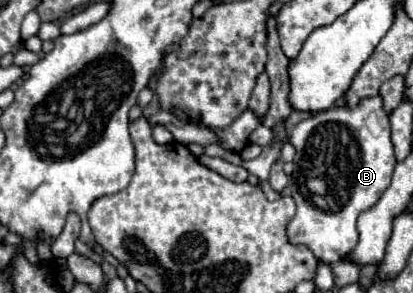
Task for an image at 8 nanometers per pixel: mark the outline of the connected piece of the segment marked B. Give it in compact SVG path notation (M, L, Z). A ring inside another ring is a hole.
M375 95L361 99L355 107L341 105L313 113L293 129L289 141L295 147L295 171L289 177L289 191L297 203L297 213L287 225L287 237L291 243L307 245L319 261L335 263L357 245L357 217L361 211L371 209L371 205L375 205L387 189L397 163L393 155L389 115L383 109L383 99Z

